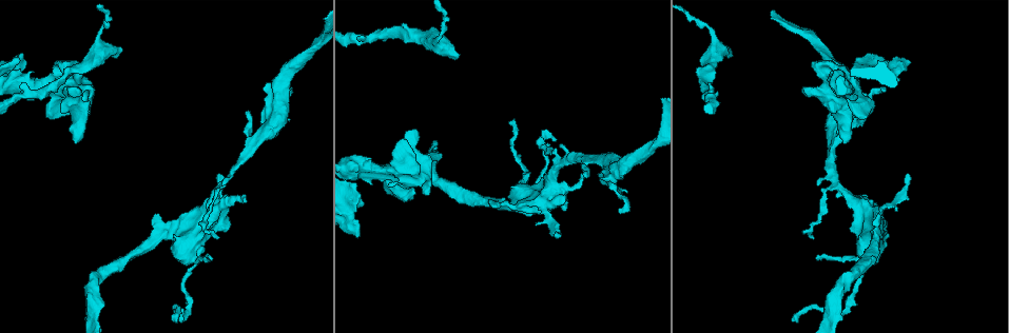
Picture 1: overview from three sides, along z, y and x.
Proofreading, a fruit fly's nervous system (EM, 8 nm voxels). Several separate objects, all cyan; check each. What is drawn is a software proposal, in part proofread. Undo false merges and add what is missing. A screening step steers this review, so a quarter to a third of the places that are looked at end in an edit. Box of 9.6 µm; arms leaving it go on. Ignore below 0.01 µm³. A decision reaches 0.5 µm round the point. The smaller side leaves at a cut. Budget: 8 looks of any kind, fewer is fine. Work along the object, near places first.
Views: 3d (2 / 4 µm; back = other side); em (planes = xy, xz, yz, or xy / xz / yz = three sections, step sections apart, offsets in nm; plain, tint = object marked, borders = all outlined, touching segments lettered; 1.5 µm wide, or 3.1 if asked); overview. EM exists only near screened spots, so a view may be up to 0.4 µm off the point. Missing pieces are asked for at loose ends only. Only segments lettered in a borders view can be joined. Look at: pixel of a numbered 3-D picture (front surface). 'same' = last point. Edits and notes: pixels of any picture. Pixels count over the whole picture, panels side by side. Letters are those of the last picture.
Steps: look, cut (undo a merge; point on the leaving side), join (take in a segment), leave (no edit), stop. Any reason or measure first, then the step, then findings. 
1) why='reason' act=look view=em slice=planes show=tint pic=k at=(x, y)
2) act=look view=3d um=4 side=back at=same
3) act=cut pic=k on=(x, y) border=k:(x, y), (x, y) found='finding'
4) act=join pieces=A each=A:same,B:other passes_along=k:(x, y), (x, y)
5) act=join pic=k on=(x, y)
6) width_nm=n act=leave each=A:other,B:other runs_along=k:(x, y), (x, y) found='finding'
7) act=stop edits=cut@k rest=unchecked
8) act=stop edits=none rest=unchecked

why='thick end' act=look view=3d um=4 pic=1 at=(845, 141)

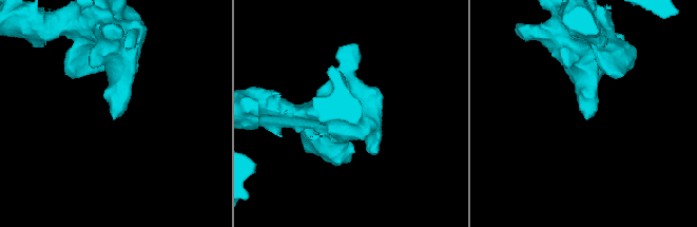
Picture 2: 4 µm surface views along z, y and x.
act=look view=em slice=planes show=borders pic=2 at=(589, 117)

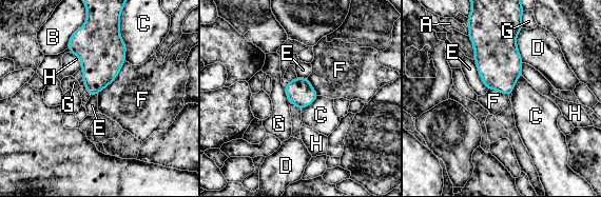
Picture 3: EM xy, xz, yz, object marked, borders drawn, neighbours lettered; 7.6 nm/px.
act=leave each=A:other,B:other,C:other,D:other,E:other,F:other,G:other,H:other border=3:(125, 61), (119, 74), (98, 94) found='no lettered segment goes on from it'

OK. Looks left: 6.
why='free end' act=look view=3d um=4 pic=1 at=(586, 178)

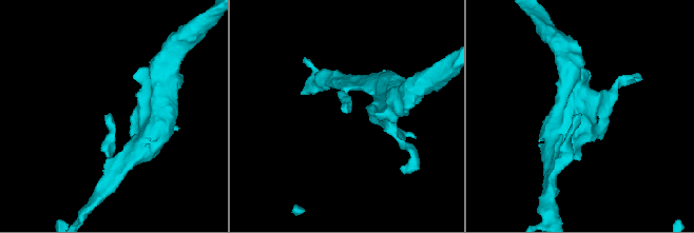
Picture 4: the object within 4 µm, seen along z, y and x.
act=look view=em slice=xz step=4 show=tint pic=4 at=(346, 110)

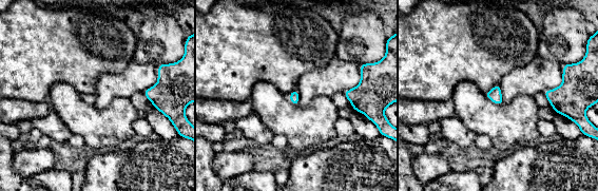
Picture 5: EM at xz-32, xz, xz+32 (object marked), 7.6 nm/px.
act=look view=em slice=planes show=borders at=same

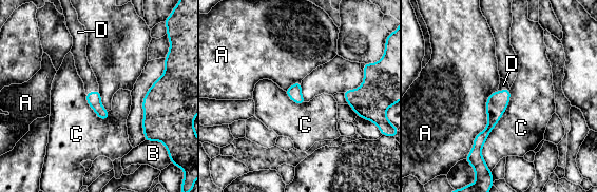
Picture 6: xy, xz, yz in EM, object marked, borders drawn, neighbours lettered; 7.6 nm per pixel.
act=join pieces=D each=A:other,B:other,C:other,D:same passes_along=6:(94, 98), (93, 91), (84, 71) found='it goes on there'

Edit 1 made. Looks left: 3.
why='free end' act=look view=3d um=4 pic=1 at=(212, 260)

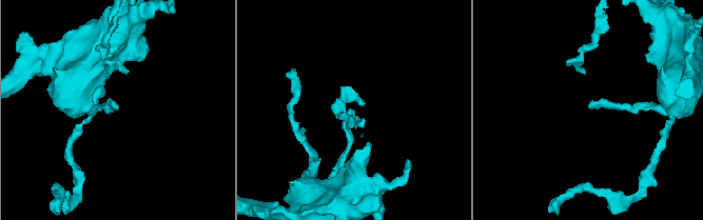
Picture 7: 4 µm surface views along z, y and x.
why='need the tissue' act=look view=em slice=planes show=plain pic=7 at=(118, 107)

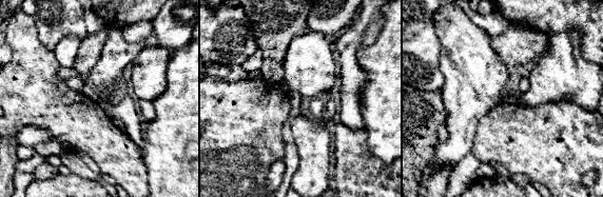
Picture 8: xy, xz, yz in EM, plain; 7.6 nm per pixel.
why='see the neighbours' act=look view=em slice=planes show=borders at=same

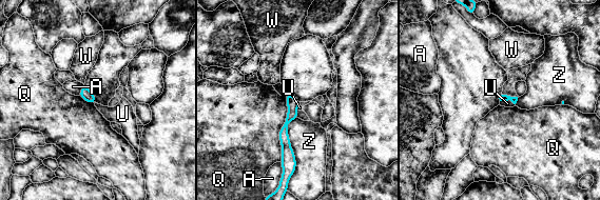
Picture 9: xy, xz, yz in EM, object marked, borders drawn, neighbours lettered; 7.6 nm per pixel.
width_nm=70 act=leave each=A:other,Q:other,U:other,W:other,Z:other found='no lettered segment goes on from it'

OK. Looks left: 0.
act=stop edits=join@6 rest=unchecked

